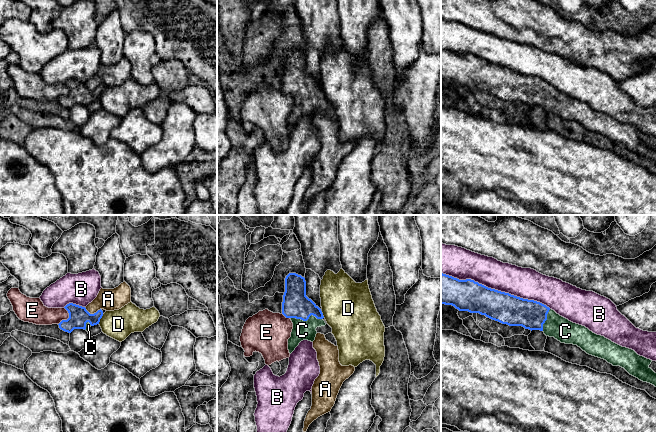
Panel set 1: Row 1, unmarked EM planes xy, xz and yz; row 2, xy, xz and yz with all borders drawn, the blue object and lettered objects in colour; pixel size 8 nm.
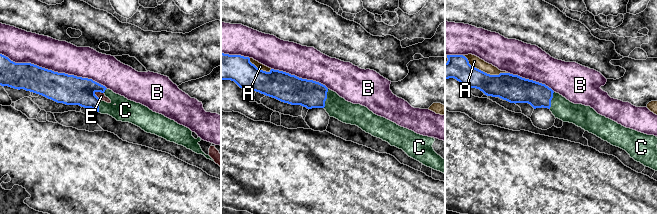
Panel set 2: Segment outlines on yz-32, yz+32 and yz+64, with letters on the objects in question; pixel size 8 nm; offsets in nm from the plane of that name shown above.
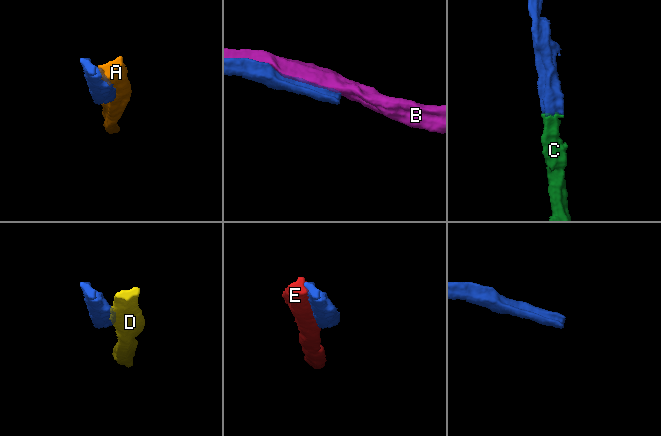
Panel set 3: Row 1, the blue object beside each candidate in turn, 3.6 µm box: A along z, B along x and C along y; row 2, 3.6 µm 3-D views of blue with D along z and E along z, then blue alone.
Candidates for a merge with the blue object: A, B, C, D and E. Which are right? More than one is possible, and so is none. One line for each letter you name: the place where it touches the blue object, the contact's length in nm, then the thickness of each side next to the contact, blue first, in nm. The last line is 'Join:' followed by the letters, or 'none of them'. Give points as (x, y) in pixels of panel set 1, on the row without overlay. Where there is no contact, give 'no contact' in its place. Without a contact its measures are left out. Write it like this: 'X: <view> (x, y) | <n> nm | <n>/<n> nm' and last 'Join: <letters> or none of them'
C: xz (306, 96) | 260 nm | 220/160 nm
Join: C

